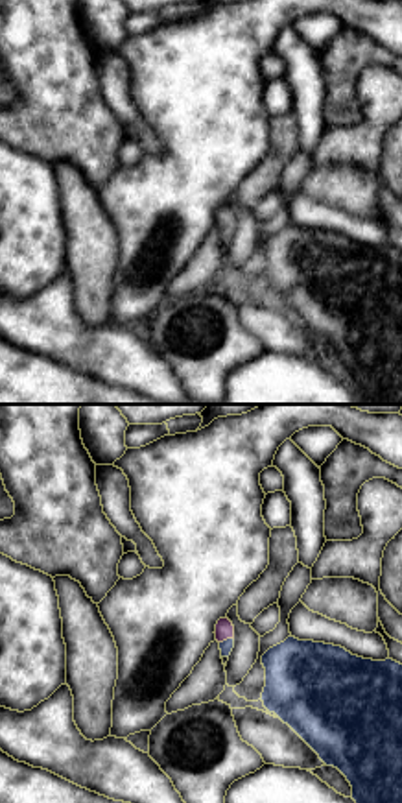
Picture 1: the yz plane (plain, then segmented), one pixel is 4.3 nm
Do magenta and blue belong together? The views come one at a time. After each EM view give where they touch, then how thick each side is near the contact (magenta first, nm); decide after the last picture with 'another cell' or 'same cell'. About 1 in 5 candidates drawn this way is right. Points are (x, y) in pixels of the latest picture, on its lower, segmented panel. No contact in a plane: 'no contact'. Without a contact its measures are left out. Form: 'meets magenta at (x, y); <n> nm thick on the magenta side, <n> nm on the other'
meets magenta at (225, 639); 80 nm thick on the magenta side, 60 nm on the other

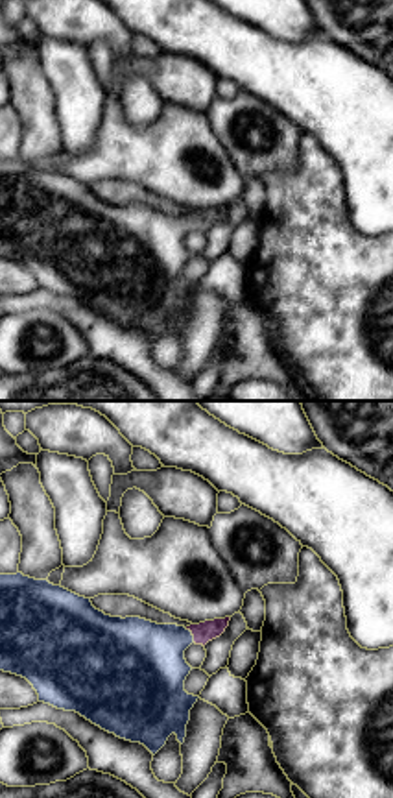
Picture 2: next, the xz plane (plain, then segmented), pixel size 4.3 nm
meets magenta at (192, 634); 90 nm thick on the magenta side, 360 nm on the other

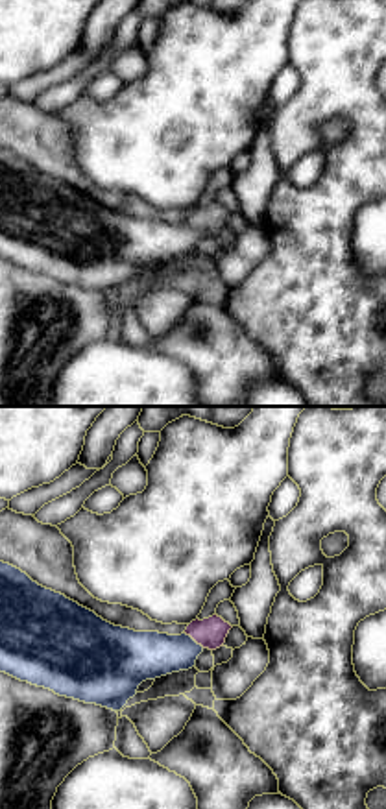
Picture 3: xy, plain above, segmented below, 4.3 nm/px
meets magenta at (194, 639); 130 nm thick on the magenta side, 220 nm on the other

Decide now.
same cell

